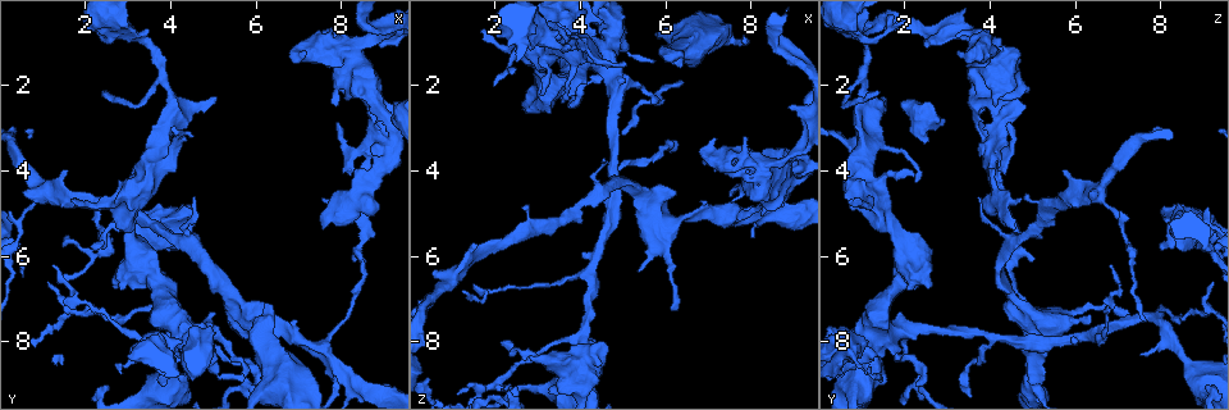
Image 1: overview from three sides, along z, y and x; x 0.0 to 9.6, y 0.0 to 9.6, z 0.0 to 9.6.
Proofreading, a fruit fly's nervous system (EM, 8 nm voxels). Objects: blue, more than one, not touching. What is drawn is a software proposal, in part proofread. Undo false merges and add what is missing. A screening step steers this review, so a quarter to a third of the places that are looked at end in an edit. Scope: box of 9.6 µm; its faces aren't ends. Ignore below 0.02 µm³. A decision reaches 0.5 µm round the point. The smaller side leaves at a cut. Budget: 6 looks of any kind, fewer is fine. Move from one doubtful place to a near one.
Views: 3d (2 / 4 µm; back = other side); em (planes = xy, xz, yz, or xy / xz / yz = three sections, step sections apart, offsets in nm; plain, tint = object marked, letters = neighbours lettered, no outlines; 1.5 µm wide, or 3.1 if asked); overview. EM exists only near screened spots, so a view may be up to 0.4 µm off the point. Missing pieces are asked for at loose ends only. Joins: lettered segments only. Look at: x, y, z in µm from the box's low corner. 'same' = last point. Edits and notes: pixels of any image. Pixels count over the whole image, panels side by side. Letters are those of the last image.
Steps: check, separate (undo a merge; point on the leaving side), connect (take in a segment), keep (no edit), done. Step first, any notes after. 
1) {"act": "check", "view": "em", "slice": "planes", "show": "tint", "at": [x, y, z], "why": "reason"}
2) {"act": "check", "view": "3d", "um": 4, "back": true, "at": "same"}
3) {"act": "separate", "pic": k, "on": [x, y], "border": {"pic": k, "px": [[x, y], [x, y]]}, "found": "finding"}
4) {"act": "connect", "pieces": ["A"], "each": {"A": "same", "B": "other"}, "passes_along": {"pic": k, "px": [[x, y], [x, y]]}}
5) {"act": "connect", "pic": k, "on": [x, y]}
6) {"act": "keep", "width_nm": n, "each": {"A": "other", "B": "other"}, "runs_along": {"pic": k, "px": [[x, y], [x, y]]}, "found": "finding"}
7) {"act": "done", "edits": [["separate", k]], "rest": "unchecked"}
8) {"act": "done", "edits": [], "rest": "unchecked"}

{"act": "check", "view": "em", "slice": "planes", "show": "letters", "at": [8.90, 3.00, 4.20], "why": "arms part here"}

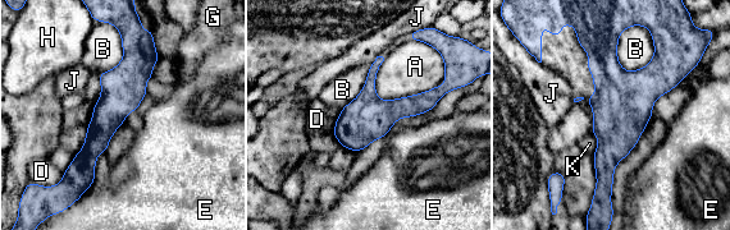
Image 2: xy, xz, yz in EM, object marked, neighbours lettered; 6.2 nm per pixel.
{"act": "keep", "each": {"A": "other", "B": "other", "D": "other", "E": "other", "G": "other", "H": "other", "J": "other", "K": "other"}, "found": "continuous, no second cell"}

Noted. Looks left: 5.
{"act": "check", "view": "3d", "um": 2, "at": [6.20, 7.10, 1.50], "why": "stops while still wide"}

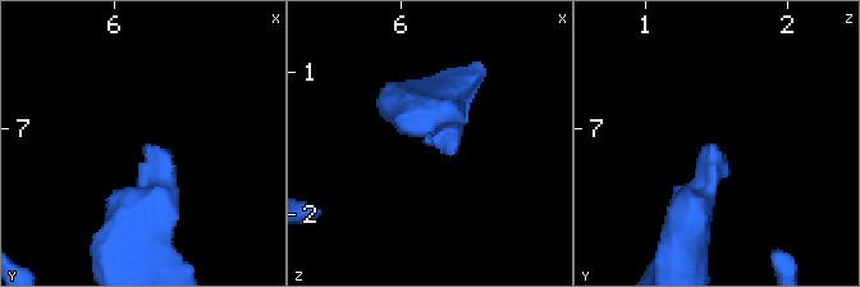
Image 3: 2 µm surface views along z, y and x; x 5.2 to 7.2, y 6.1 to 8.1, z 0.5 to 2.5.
{"act": "check", "view": "em", "slice": "xz", "step": 8, "show": "tint", "at": [6.22, 7.12, 1.48], "why": "shape alone is not enough"}

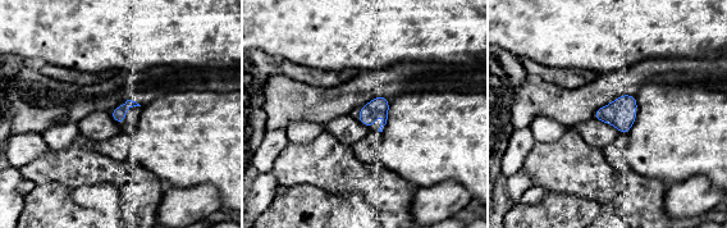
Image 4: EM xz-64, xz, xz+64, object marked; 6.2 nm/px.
{"act": "check", "view": "em", "slice": "planes", "show": "letters", "at": "same", "why": "cut it another way"}

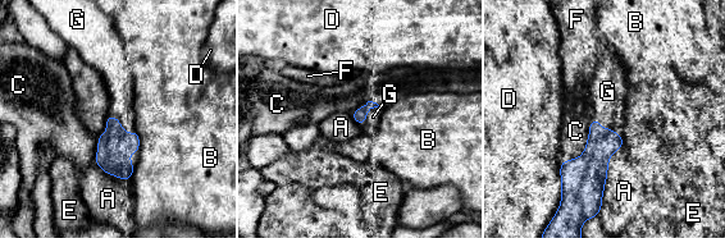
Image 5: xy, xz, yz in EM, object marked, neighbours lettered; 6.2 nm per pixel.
{"act": "connect", "pieces": ["G"], "each": {"A": "other", "B": "other", "C": "other", "D": "other", "E": "other", "F": "other", "G": "same"}, "found": "it goes on there"}

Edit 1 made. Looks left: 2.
{"act": "check", "view": "em", "slice": "xy", "step": 4, "show": "plain", "at": [7.50, 4.65, 4.70], "why": "an open end"}

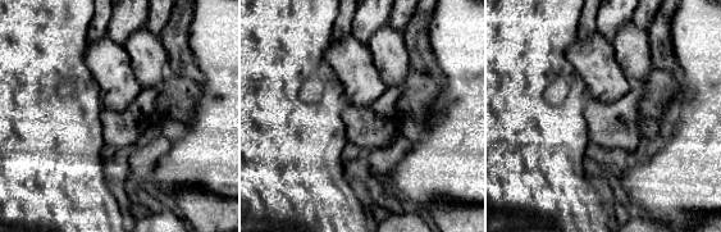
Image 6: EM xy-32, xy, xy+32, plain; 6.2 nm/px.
{"act": "check", "view": "em", "slice": "xy", "step": 4, "show": "letters", "at": "same"}

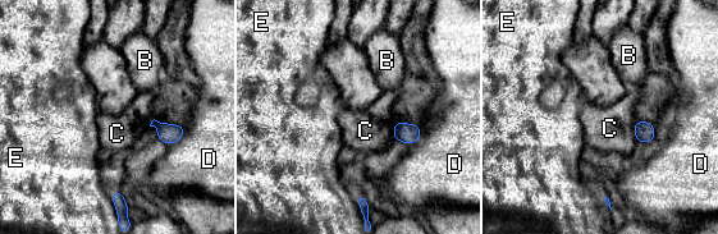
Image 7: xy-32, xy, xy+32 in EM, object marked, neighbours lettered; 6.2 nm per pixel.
{"act": "keep", "each": {"B": "other", "C": "other", "D": "other", "E": "other"}, "border": {"pic": 7, "px": [[636, 120], [634, 136], [638, 142]]}, "found": "none of them fits"}

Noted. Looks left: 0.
{"act": "done", "edits": [["connect", 5]], "rest": "unchecked"}

